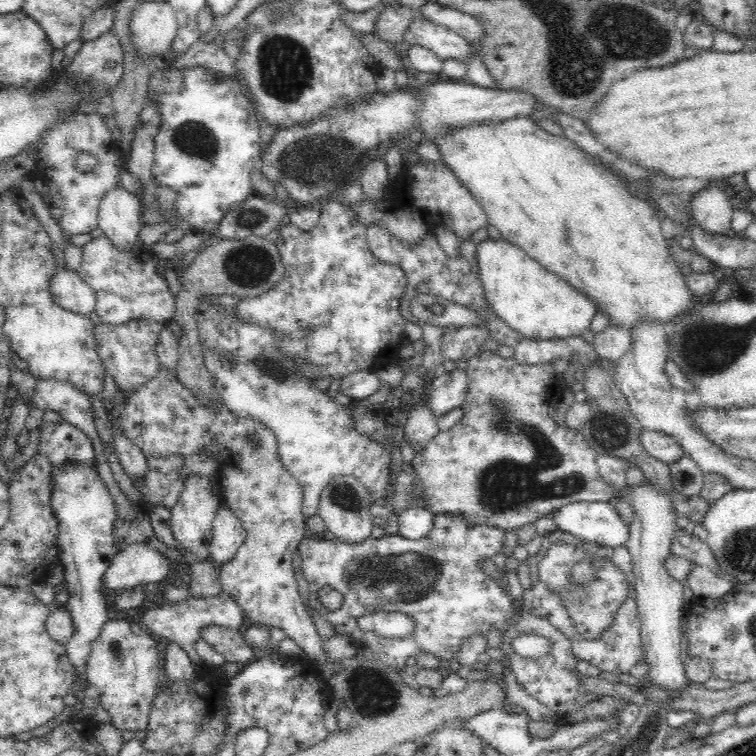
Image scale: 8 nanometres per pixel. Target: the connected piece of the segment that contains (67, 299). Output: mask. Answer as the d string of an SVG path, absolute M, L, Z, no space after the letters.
M68 267L56 269L50 280L50 289L53 300L64 310L86 317L95 310L96 297L92 288Z

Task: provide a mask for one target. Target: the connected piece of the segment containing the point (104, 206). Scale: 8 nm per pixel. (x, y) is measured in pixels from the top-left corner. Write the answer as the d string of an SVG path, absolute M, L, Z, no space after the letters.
M122 185L112 187L100 200L97 226L119 250L135 250L141 244L141 202Z

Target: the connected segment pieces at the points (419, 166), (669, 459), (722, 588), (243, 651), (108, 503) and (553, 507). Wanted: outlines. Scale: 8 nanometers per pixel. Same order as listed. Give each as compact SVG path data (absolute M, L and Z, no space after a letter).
M425 159L412 162L410 165L403 163L400 174L393 179L392 185L388 180L385 197L382 197L380 202L371 202L364 197L364 200L354 205L354 208L353 204L350 204L350 210L364 227L380 224L380 227L386 226L388 233L404 241L404 244L420 245L421 241L437 227L446 227L462 241L469 241L475 231L490 226L482 206L444 164Z
M643 429L640 441L642 441L646 453L650 453L652 457L669 465L678 462L685 454L684 449L676 442L676 439L663 432Z
M696 563L692 564L685 582L695 597L717 599L733 590L733 583L728 578L720 577L710 568Z
M207 626L200 638L222 653L228 662L246 663L254 658L253 648L243 639L242 631L220 626Z
M59 464L52 470L53 484L51 505L56 520L58 521L58 548L59 560L64 569L65 589L69 594L66 608L72 615L72 623L74 623L74 632L72 638L68 640L66 647L66 655L70 659L70 663L74 665L74 678L81 678L85 681L86 686L90 686L86 679L86 665L89 657L92 643L100 634L101 628L108 620L107 610L109 608L109 598L106 596L104 589L104 572L108 570L111 560L116 556L118 549L116 548L116 540L112 523L117 518L115 515L114 501L108 493L108 488L103 486L101 478L95 468L87 468L79 464Z
M478 352L471 360L466 362L468 379L467 395L464 402L459 406L462 409L462 418L447 432L436 435L420 452L416 452L411 465L414 467L415 475L422 485L422 494L419 498L425 500L427 508L433 513L452 513L463 515L463 519L474 524L487 524L492 528L501 528L505 532L514 531L524 526L524 524L532 524L538 518L552 516L556 510L562 508L564 504L572 504L572 502L590 502L590 501L610 501L614 498L627 498L626 490L615 492L604 478L600 476L597 464L597 453L594 448L588 444L585 436L580 429L570 429L566 425L557 425L553 416L548 413L550 406L561 398L564 392L564 380L560 374L554 371L552 363L540 363L535 365L518 364L513 358L502 358L496 352Z

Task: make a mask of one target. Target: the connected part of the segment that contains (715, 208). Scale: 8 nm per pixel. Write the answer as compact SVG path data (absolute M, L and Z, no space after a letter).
M722 185L708 186L689 198L688 211L707 234L727 234L733 220L733 206Z

